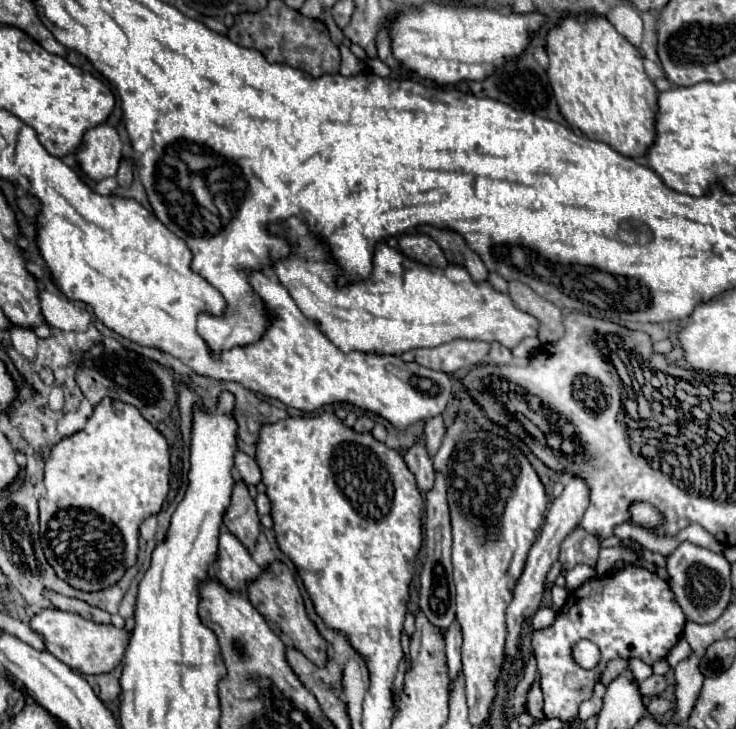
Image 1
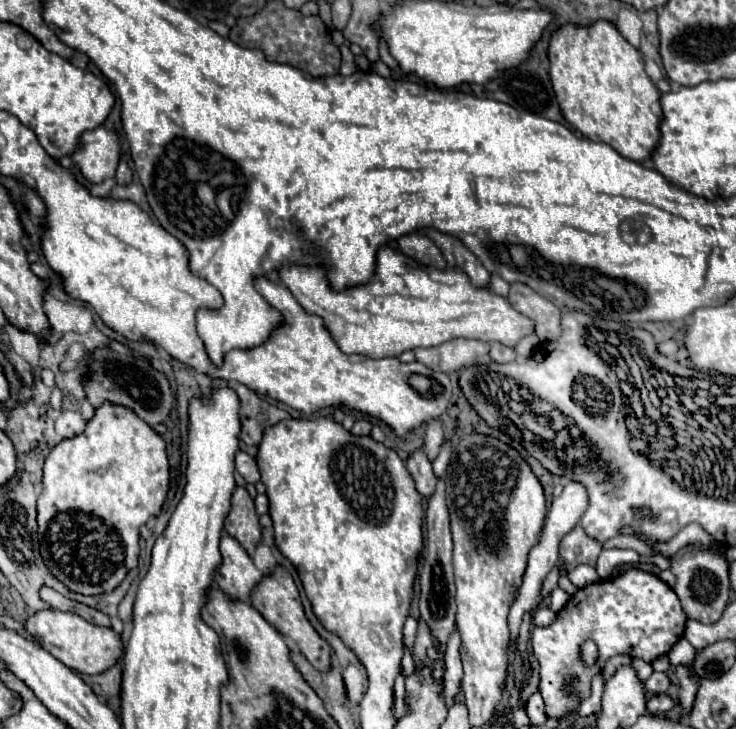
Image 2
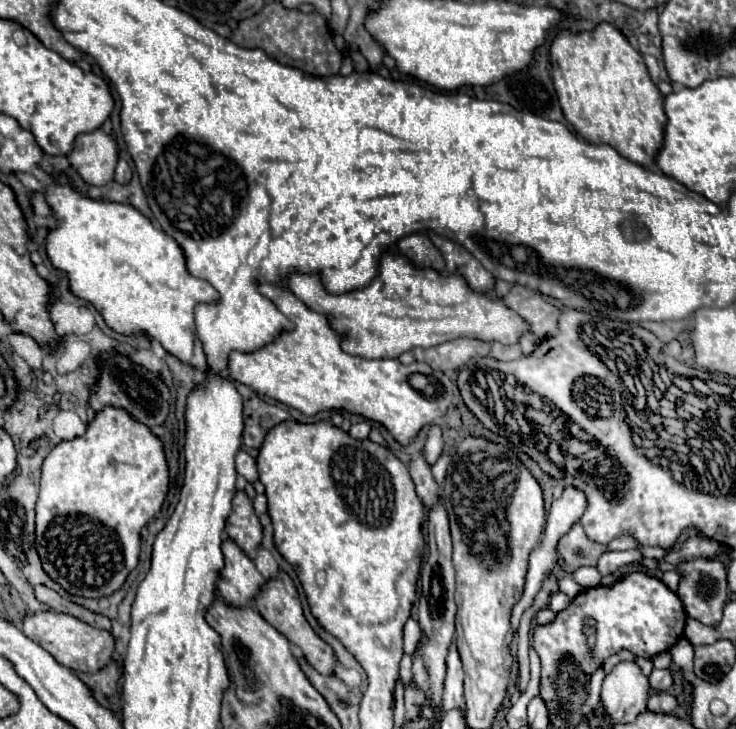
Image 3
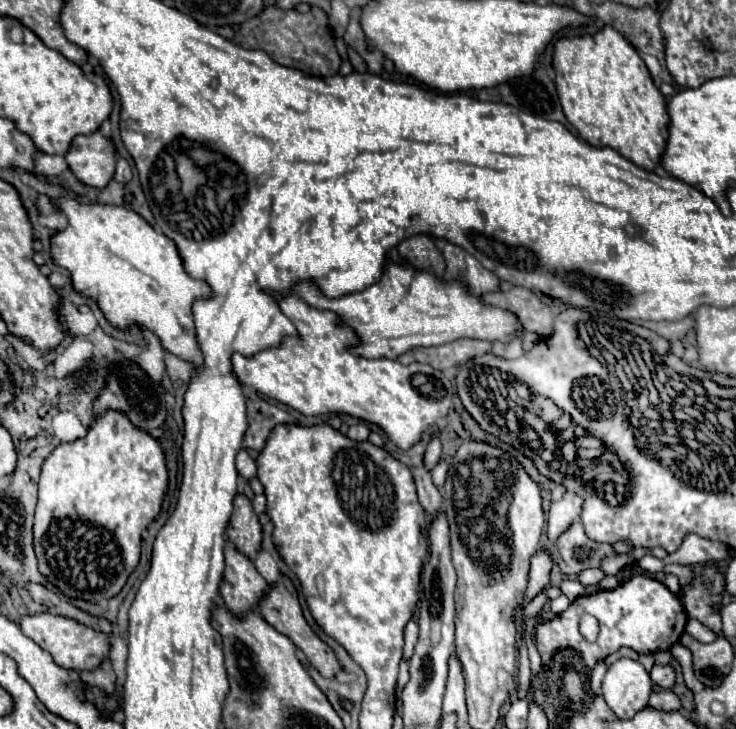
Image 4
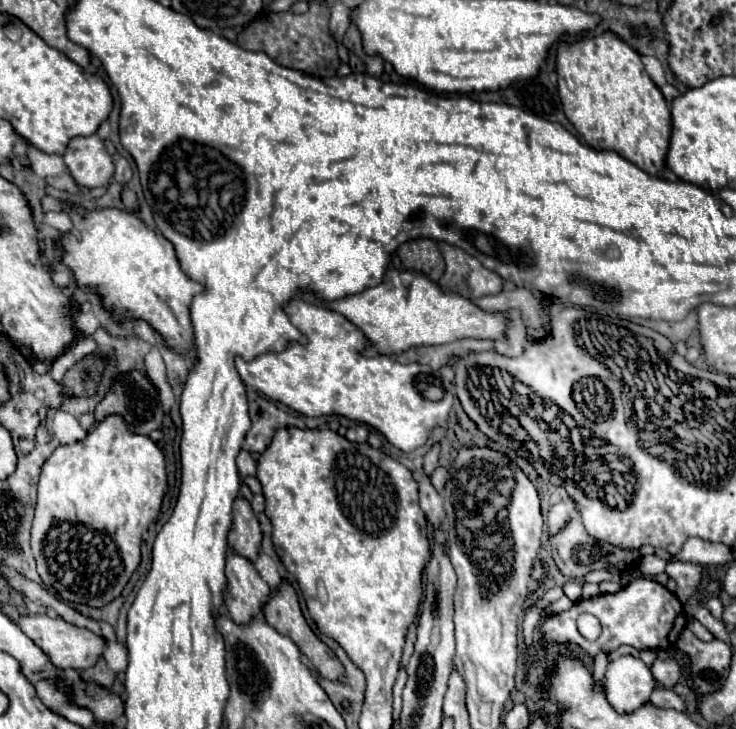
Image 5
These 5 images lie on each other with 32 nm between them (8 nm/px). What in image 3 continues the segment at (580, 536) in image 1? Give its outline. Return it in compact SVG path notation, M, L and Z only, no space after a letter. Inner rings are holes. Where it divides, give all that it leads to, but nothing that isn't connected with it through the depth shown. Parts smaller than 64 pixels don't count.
M574 524L574 528L568 534L564 534L562 540L558 542L560 566L568 574L580 566L596 566L598 556L604 550L606 550L604 544L598 544L584 534L582 524Z

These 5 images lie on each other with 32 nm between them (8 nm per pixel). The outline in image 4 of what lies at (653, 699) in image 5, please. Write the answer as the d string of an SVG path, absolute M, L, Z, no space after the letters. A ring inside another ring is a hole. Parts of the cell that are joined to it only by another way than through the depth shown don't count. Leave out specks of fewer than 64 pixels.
M656 690L656 692L652 692L648 706L654 708L654 710L670 712L670 710L678 710L680 708L680 700L678 700L676 694L672 694L668 690Z

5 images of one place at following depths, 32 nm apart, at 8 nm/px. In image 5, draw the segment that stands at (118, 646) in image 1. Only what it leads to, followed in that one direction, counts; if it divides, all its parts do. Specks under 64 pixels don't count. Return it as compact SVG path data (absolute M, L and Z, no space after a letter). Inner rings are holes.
M48 614L22 616L18 626L36 646L40 646L50 656L52 664L62 668L62 670L66 670L66 668L74 668L74 670L92 668L106 650L106 640L102 636L94 634L88 628L78 628L78 626L74 626L62 618L50 618Z

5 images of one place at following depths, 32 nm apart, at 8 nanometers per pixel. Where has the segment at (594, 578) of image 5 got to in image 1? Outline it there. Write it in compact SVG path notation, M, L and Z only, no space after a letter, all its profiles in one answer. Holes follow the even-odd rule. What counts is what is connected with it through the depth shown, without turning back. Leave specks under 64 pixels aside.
M590 566L572 568L570 572L564 574L564 578L566 578L566 592L572 592L574 588L578 588L580 584L584 584L588 578L594 578L594 576L596 576L596 570L590 568Z

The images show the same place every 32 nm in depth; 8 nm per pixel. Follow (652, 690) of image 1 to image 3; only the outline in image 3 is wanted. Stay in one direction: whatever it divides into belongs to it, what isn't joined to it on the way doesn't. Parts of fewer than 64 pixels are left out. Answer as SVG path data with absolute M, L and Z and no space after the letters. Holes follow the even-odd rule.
M652 670L648 680L654 692L666 692L672 686L672 674L668 670Z

